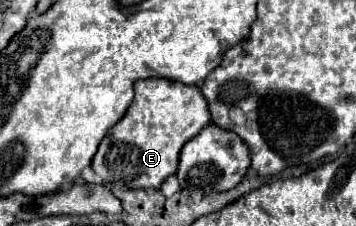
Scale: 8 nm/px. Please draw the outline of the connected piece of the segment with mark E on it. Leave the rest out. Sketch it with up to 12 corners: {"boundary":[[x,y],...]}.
{"boundary":[[134,84],[100,142],[102,182],[160,188],[210,124],[198,86]]}

